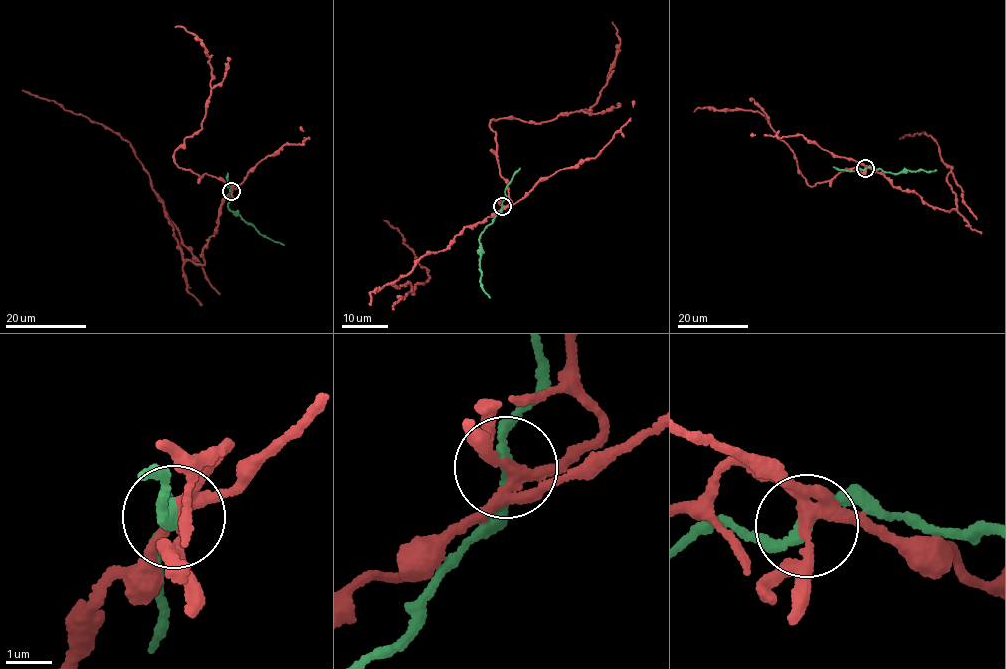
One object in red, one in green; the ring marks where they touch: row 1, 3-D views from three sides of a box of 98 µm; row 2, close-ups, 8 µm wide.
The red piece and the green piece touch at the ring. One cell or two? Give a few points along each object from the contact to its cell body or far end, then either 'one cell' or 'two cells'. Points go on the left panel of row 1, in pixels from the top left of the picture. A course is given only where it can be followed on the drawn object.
course red (231, 191), (205, 245), (203, 264), (196, 265), (182, 258), (163, 202), (131, 144), (103, 124), (21, 90); course green (230, 190), (228, 209), (263, 235), (284, 245); two cells

